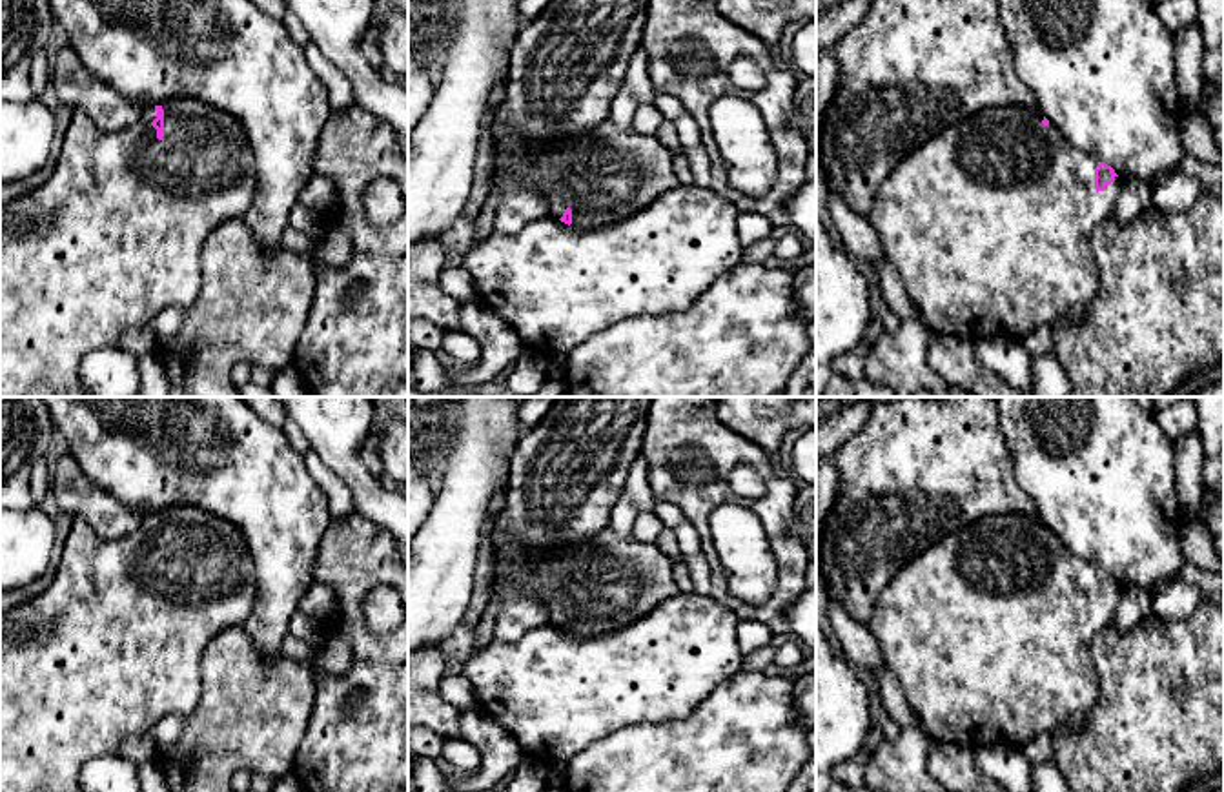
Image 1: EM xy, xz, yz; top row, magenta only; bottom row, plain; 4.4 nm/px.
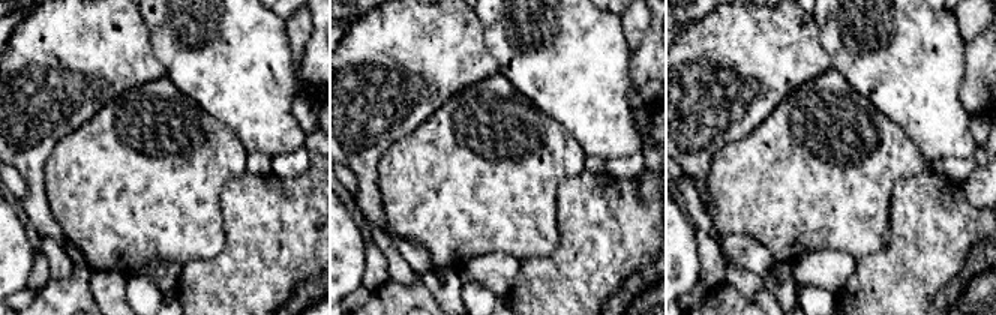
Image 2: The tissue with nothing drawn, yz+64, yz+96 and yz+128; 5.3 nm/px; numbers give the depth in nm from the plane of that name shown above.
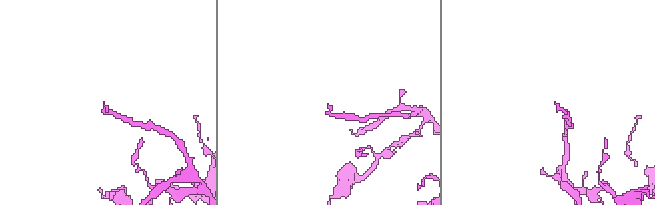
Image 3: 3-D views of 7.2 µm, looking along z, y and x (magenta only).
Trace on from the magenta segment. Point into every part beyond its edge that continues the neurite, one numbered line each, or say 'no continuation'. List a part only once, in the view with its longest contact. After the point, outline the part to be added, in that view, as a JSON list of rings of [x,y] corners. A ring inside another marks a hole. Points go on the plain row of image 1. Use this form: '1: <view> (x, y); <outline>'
1: xy (113, 645); [[[195,506],[166,508],[162,517],[162,548],[151,533],[157,526],[155,513],[144,515],[140,526],[120,539],[98,537],[86,521],[73,519],[53,583],[35,599],[0,614],[0,792],[82,792],[80,772],[87,761],[118,756],[120,743],[129,736],[149,734],[164,717],[186,717],[199,705],[204,652],[213,637],[248,619],[257,597],[257,574],[242,533],[230,521]]]

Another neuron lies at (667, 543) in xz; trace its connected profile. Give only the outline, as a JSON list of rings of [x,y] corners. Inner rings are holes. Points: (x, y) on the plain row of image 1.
[[[663,528],[654,543],[672,563],[681,561],[679,543],[672,528]]]

